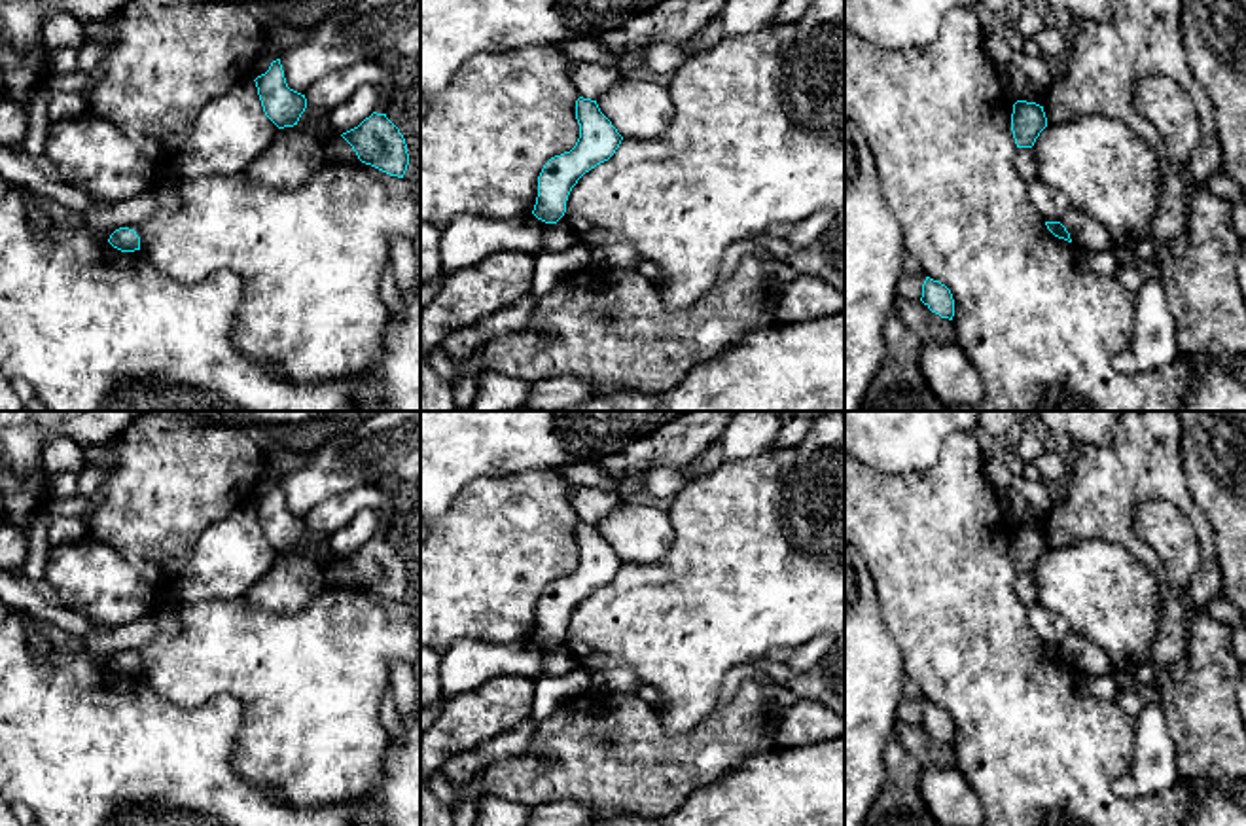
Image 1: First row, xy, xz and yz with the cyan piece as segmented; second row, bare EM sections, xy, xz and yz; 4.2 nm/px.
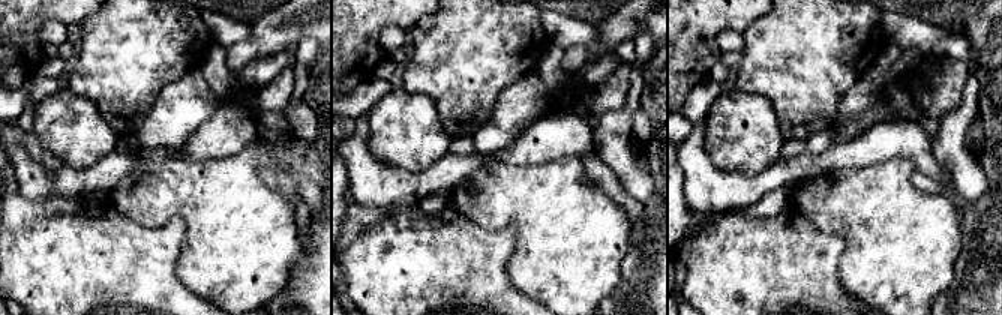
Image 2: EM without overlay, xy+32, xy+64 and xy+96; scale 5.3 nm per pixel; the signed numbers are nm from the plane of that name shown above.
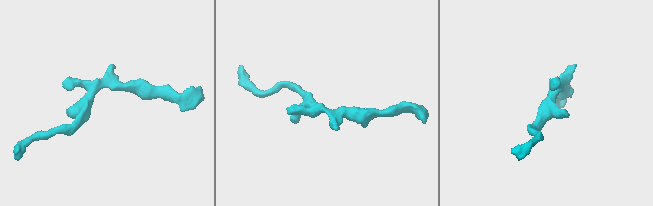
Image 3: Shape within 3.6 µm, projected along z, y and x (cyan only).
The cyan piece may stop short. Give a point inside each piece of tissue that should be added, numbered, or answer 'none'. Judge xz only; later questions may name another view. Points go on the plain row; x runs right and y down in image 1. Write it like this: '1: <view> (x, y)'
none

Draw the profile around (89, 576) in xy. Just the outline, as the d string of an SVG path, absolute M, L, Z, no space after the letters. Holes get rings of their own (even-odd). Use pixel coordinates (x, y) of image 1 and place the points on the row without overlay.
M91 534L51 548L44 578L64 606L108 631L151 614L161 597L117 549Z

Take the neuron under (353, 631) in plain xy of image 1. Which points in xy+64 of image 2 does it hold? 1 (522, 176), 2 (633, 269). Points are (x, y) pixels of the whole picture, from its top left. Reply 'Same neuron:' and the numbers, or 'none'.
Same neuron: 1

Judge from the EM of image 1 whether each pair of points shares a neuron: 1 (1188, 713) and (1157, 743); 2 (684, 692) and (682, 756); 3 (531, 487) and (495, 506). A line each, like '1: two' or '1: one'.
1: two
2: two
3: one

